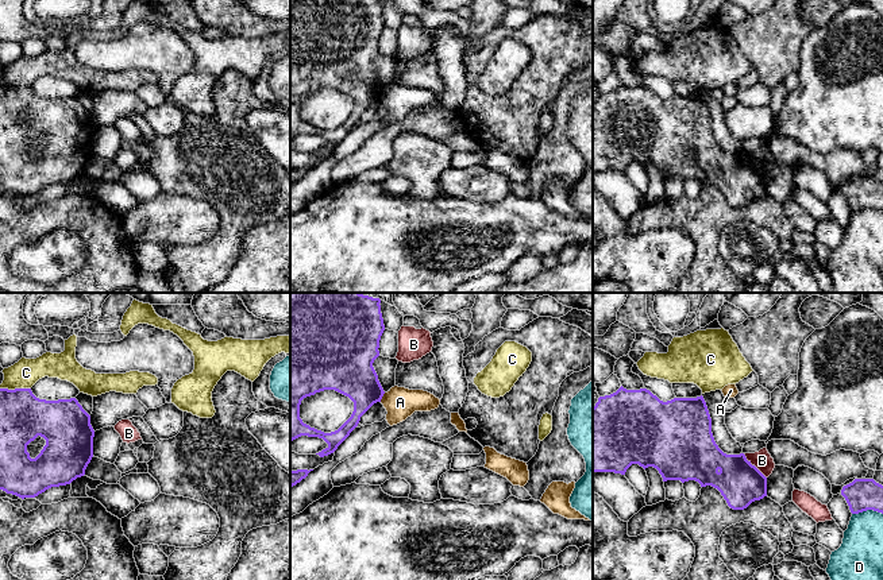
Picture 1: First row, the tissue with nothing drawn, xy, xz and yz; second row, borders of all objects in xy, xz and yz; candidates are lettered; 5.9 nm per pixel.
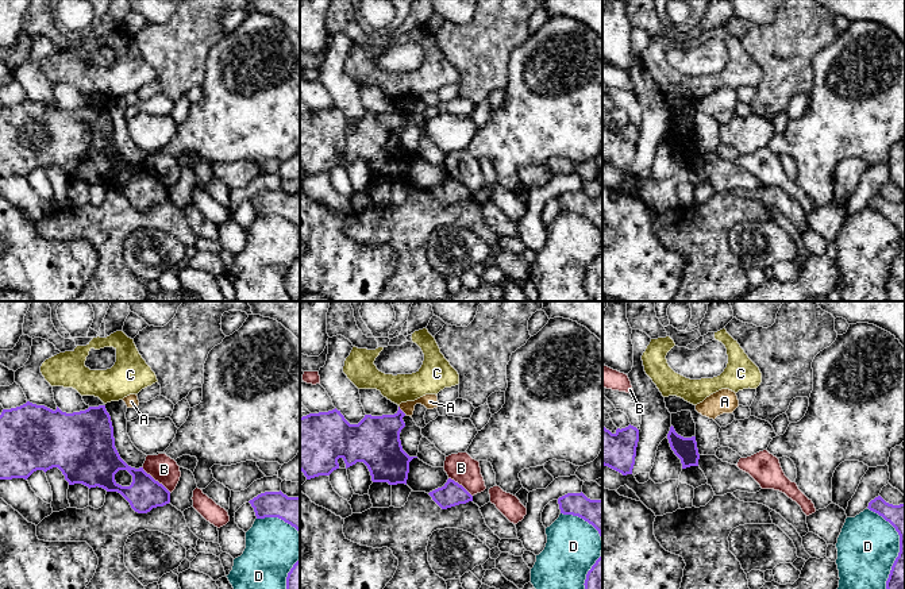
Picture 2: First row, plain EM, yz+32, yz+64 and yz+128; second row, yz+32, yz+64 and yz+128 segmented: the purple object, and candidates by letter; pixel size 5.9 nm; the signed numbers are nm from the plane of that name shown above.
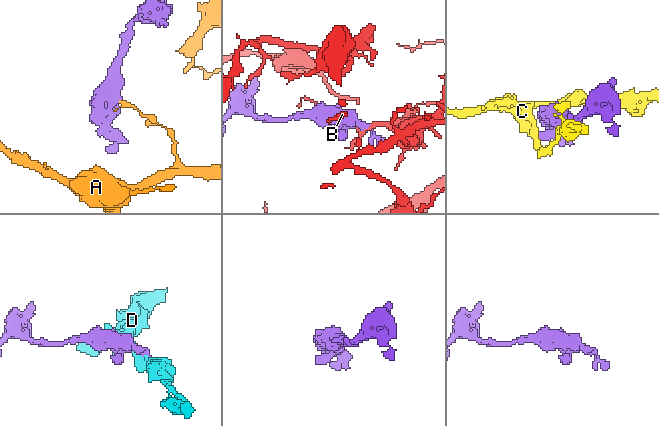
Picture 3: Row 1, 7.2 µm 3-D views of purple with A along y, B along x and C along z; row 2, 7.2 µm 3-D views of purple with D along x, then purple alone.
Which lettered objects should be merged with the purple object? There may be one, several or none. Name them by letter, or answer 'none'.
none

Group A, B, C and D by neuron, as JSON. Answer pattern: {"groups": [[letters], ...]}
{"groups": [["A"], ["B"], ["C"], ["D"]]}

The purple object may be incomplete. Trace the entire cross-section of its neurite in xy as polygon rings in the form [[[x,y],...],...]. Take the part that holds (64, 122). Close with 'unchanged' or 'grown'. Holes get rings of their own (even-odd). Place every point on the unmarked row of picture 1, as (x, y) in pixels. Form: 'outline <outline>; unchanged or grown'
outline [[[0,86],[0,187],[24,197],[35,196],[51,185],[70,182],[85,173],[93,155],[93,135],[90,113],[76,96],[46,98],[36,96],[31,86]],[[38,134],[46,138],[46,143],[35,156],[31,156],[27,143]]]; unchanged

